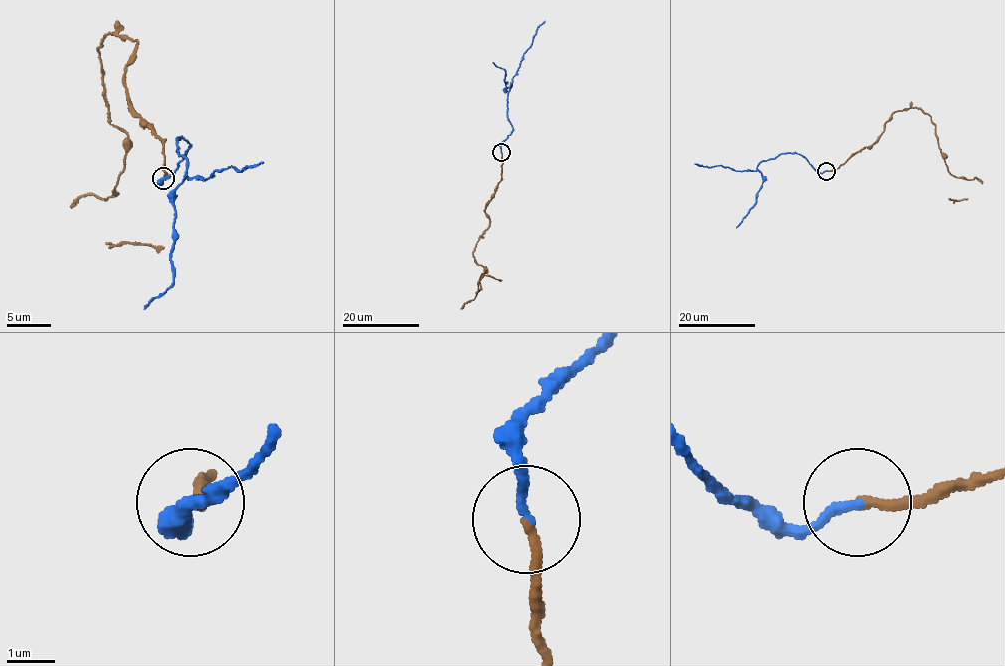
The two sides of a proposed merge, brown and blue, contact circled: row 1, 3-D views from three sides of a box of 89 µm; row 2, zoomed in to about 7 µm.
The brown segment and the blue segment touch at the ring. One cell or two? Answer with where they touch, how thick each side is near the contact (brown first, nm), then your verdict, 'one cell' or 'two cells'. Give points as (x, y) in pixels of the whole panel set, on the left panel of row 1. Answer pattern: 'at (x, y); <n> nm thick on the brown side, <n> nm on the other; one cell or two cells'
at (163, 178); 200 nm thick on the brown side, 190 nm on the other; one cell

